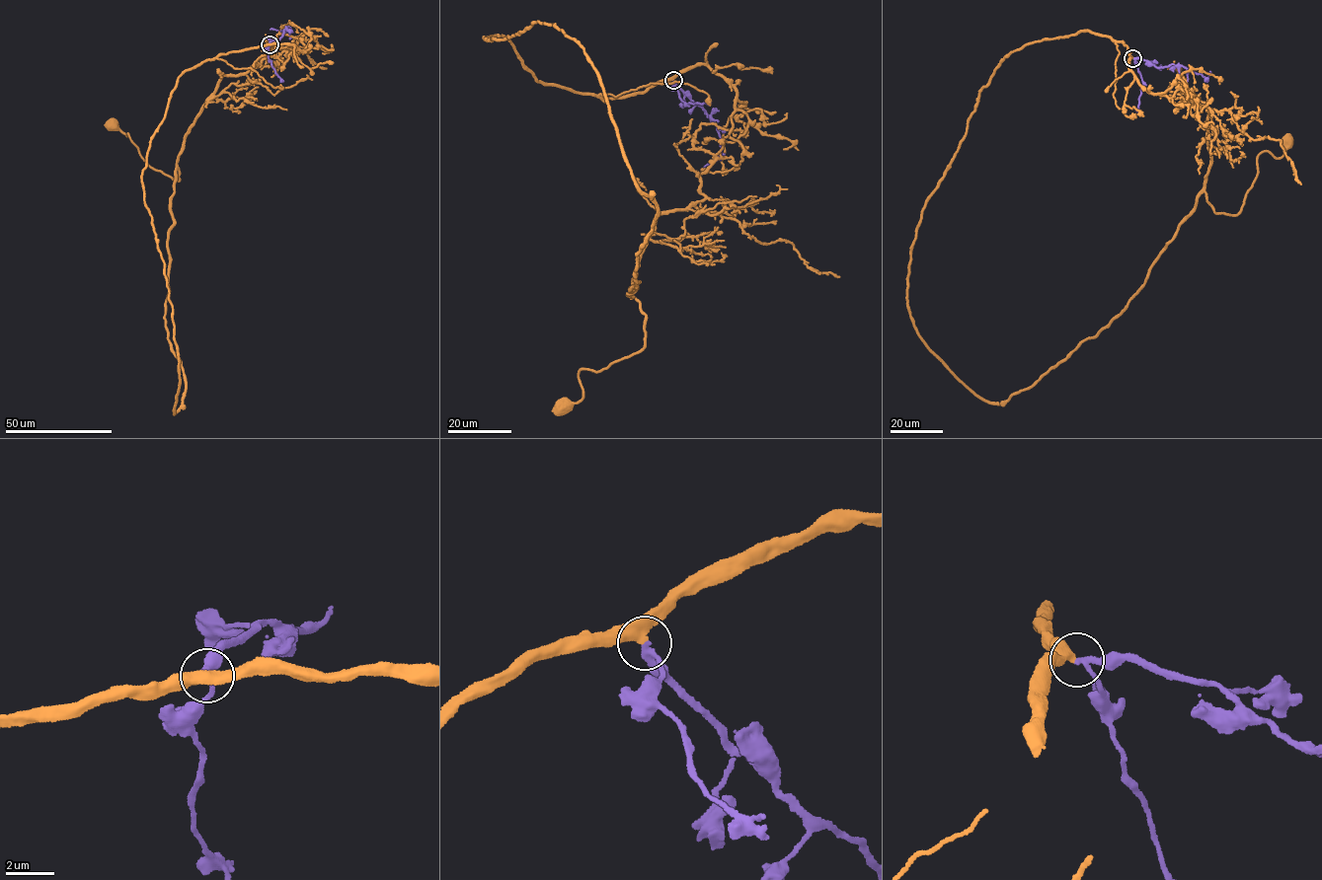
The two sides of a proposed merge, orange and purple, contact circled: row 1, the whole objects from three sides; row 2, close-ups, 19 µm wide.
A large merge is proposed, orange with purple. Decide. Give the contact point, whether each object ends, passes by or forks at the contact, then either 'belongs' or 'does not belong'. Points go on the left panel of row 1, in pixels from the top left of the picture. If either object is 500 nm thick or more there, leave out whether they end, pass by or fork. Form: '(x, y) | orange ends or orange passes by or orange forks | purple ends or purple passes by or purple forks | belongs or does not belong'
(270, 44) | orange passes by | purple passes by | belongs

